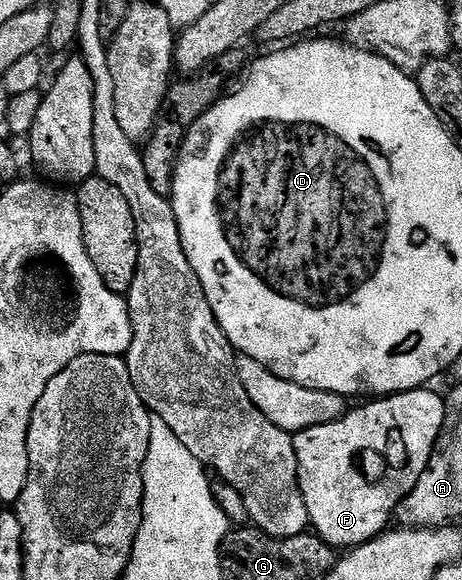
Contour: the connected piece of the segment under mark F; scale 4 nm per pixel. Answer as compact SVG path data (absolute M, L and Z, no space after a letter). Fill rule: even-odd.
M434 389L400 391L396 395L378 397L363 402L366 404L355 411L354 408L347 410L346 415L336 421L312 425L294 435L300 493L304 493L304 505L308 505L310 527L329 547L353 549L378 538L391 526L404 497L416 489L416 481L420 481L420 473L430 464L446 420L445 398L430 390Z

